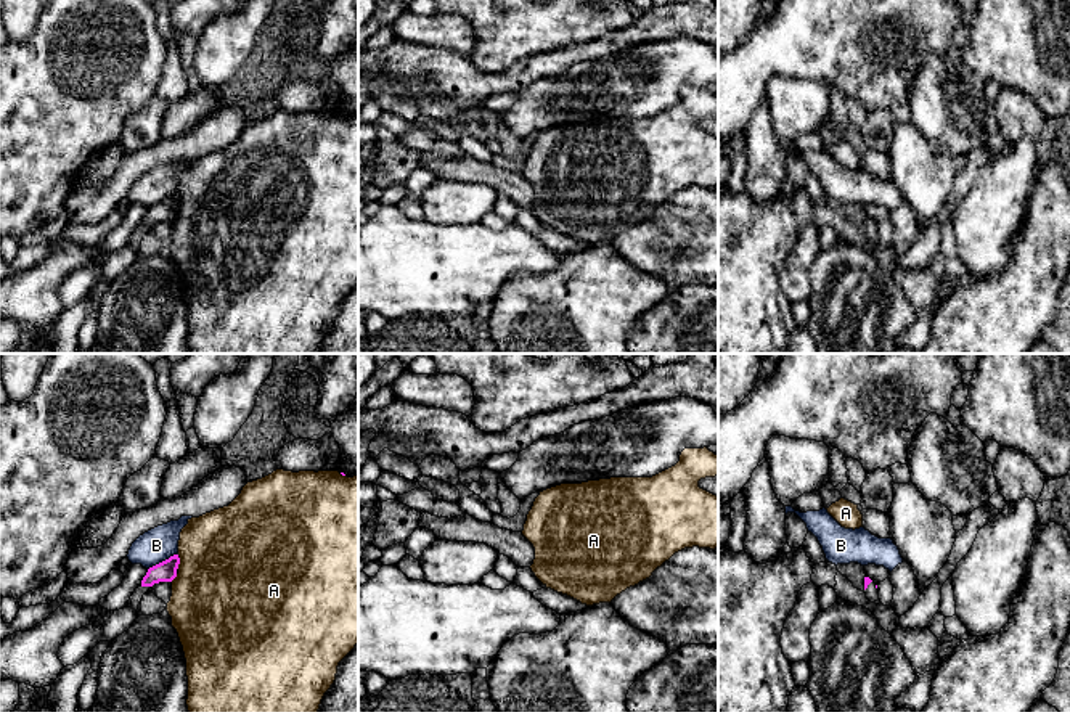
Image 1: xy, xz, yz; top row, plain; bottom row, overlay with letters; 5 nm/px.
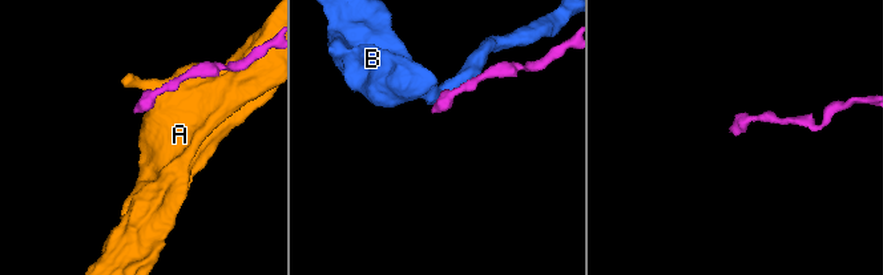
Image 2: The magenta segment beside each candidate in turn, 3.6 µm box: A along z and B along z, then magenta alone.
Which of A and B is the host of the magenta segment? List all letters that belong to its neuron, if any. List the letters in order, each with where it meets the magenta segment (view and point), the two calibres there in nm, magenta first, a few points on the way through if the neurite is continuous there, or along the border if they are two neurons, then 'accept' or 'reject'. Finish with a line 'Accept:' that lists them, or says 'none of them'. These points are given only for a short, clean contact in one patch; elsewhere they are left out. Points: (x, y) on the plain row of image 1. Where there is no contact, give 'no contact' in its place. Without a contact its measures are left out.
A: contact xy (179, 201); calibres 110 and 500 nm; reject
B: contact xy (163, 201); calibres 110 and 170 nm; border xy (177, 193), (148, 209); reject
Accept: none of them

